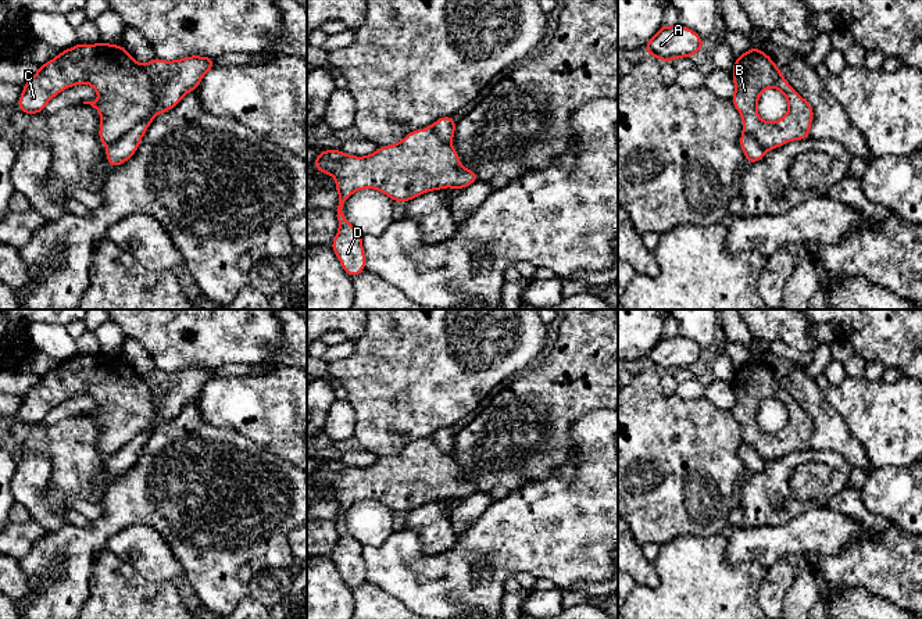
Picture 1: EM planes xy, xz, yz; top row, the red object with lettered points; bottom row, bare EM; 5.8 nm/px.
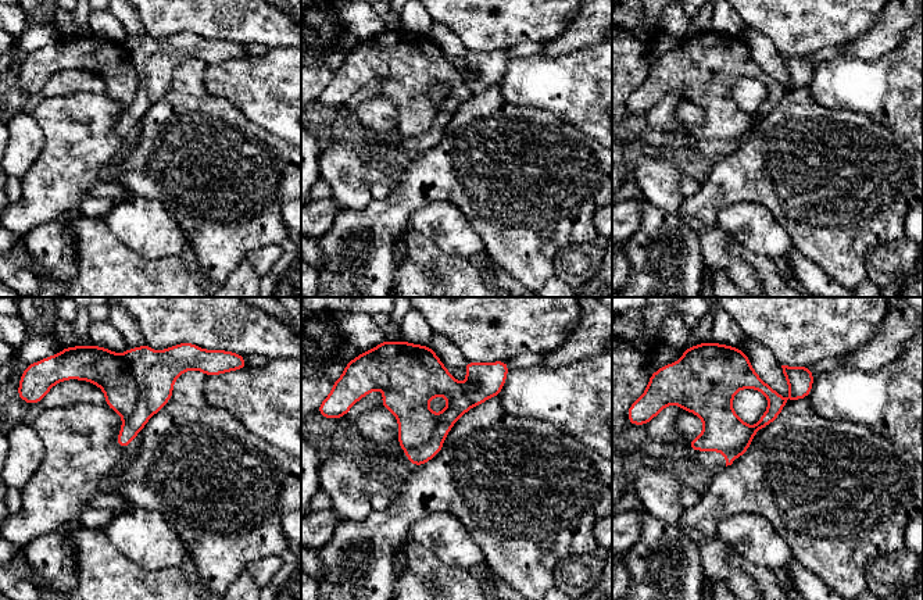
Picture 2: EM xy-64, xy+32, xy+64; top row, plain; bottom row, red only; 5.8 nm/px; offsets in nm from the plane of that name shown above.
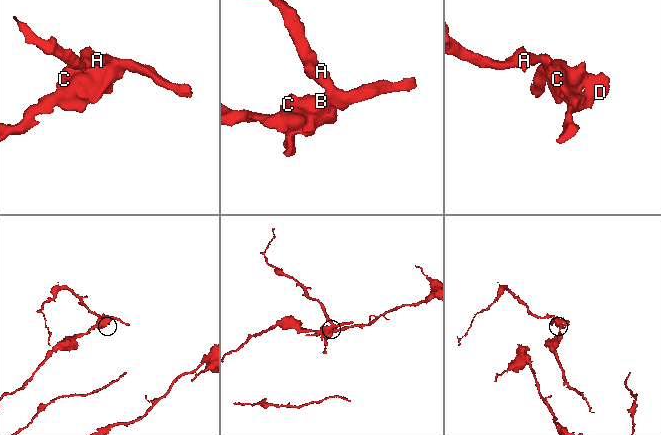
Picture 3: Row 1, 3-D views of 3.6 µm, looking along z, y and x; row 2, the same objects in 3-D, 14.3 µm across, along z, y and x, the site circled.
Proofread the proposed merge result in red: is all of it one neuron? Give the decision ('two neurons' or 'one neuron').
two neurons

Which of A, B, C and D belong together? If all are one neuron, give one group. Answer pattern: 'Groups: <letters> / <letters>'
Groups: A / B C D

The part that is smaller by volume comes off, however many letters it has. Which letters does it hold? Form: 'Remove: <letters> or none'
Remove: A

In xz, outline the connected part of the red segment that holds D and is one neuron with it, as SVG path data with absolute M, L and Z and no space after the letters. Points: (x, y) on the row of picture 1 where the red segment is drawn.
M432 126L411 130L399 143L378 147L365 157L349 155L339 149L322 150L314 168L336 179L339 230L330 247L351 278L365 271L362 235L342 211L354 192L375 189L393 203L407 203L444 187L461 190L479 179L475 171L461 165L457 150L439 139Z

